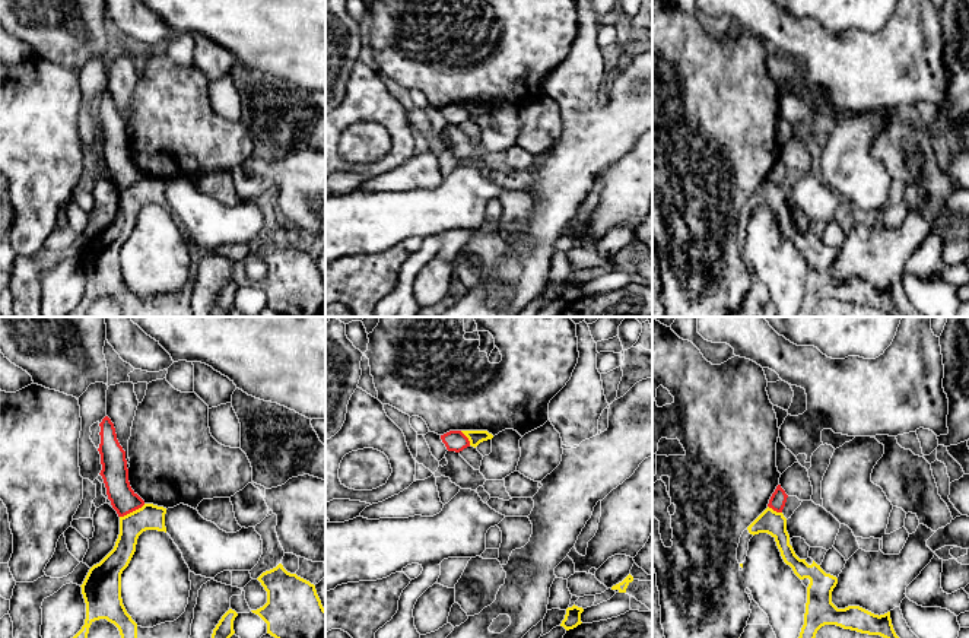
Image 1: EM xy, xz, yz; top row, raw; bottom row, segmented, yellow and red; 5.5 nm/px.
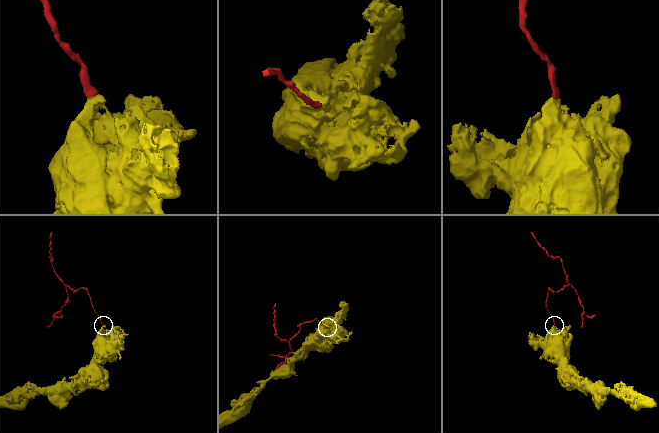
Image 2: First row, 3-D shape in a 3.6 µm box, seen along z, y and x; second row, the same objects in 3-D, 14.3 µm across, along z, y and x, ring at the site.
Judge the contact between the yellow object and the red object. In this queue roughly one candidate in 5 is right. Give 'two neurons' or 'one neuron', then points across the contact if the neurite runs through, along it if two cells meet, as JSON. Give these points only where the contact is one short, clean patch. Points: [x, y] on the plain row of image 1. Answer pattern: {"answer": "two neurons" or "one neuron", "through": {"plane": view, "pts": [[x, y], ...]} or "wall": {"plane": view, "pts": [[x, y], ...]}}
{"answer": "two neurons", "wall": {"plane": "xy", "pts": [[145, 177], [120, 190]]}}

